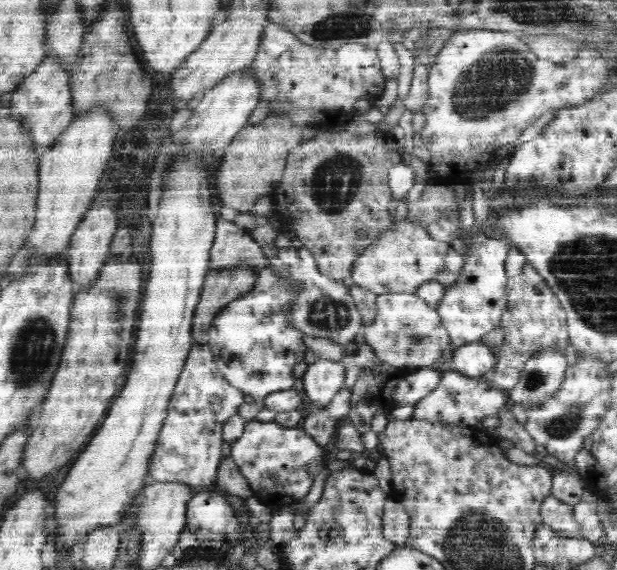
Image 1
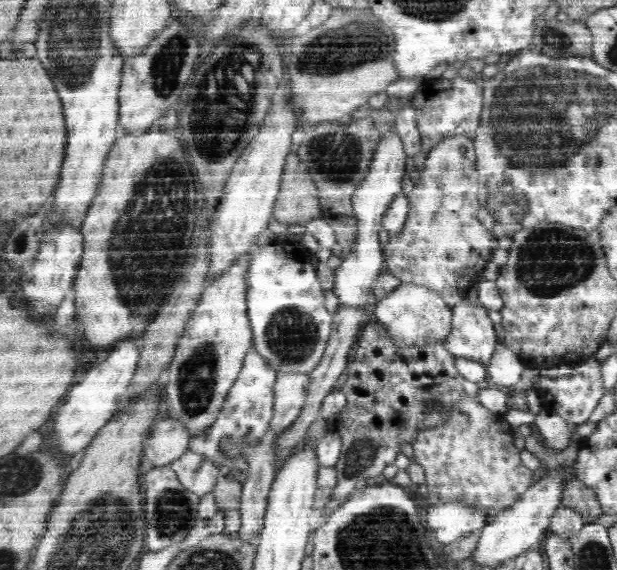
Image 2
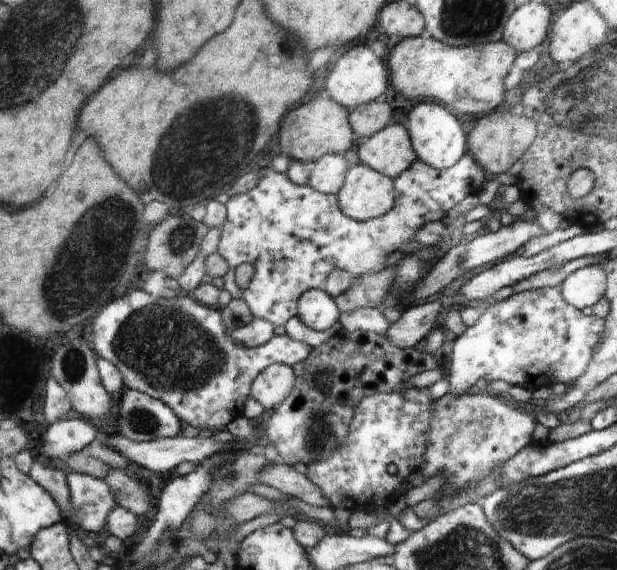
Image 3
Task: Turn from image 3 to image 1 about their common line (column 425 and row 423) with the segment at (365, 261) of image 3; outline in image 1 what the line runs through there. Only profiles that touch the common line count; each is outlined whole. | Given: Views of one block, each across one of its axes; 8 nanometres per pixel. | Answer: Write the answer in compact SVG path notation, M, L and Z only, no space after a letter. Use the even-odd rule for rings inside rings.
M208 344L193 345L169 400L168 416L149 460L151 482L179 482L196 490L212 489L222 455L223 424L236 417L245 392L230 384L217 368Z

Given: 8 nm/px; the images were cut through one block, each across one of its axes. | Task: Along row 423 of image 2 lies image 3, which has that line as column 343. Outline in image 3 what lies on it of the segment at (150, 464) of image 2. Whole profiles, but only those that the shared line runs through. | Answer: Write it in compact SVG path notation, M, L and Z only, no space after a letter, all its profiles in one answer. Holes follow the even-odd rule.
M328 154L309 165L308 183L313 190L324 195L336 195L345 183L350 164L342 155Z

